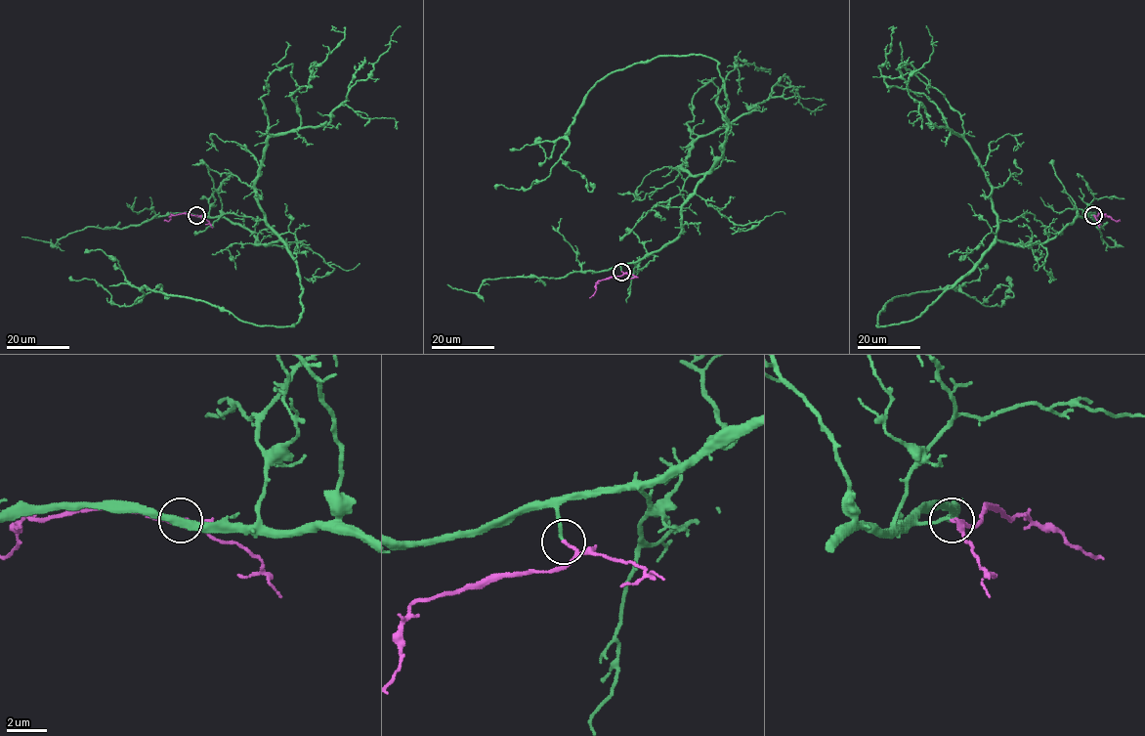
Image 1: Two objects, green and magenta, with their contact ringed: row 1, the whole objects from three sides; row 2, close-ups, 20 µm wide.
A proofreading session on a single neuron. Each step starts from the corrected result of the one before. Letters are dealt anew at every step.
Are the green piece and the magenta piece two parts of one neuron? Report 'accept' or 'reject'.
accept

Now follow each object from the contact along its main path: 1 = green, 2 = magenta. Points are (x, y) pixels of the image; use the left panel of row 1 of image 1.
1: (195, 215), (285, 245), (299, 274), (297, 323), (253, 325), (145, 285), (120, 306), (93, 280), (68, 277)
2: (195, 215), (173, 215), (164, 221)

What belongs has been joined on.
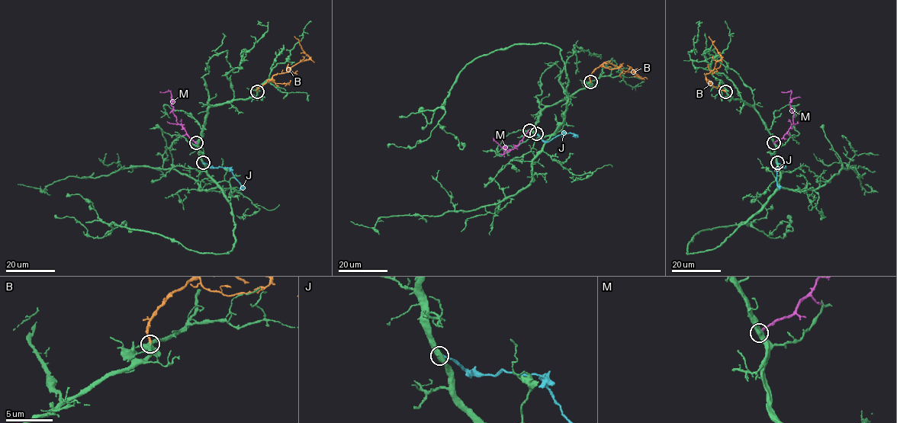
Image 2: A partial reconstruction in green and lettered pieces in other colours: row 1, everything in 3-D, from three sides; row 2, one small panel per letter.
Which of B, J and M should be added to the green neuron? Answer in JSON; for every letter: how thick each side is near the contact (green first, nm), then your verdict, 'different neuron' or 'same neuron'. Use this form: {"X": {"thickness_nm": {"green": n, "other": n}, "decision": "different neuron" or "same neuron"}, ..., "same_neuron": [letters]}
{"B": {"thickness_nm": {"green": 440, "other": 280}, "decision": "same neuron"}, "J": {"thickness_nm": {"green": 480, "other": 260}, "decision": "different neuron"}, "M": {"thickness_nm": {"green": 500, "other": 280}, "decision": "different neuron"}, "same_neuron": ["B"]}

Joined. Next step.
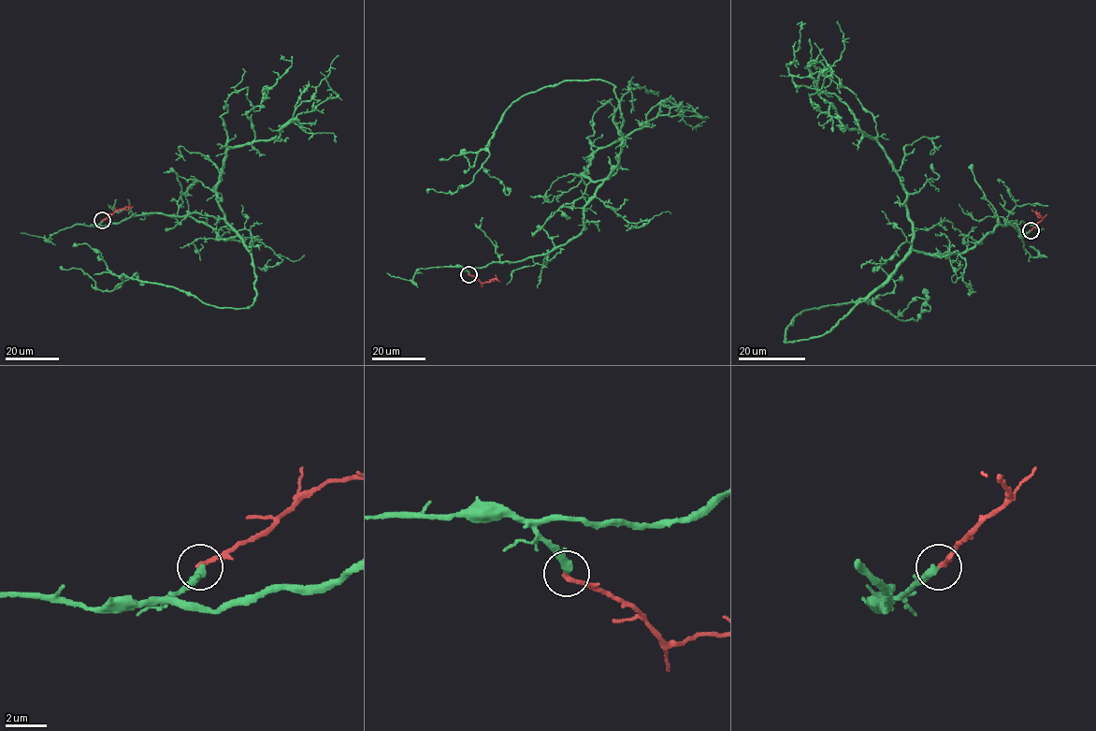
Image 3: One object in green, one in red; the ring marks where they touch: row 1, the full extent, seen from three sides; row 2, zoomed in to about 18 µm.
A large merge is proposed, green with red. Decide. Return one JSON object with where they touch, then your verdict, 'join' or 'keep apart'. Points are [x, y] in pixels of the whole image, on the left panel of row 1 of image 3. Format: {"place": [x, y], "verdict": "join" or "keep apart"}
{"place": [102, 220], "verdict": "join"}

